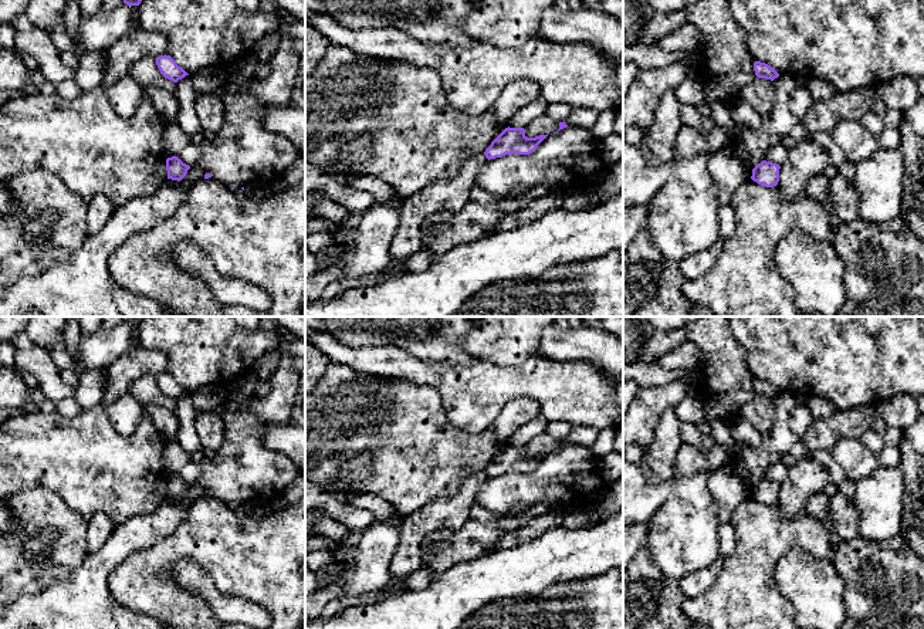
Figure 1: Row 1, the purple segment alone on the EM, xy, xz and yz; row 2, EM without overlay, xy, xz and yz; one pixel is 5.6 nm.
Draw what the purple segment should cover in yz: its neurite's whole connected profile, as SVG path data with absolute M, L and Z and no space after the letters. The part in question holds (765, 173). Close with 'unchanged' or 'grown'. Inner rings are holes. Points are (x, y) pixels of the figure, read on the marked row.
M762 160L752 169L751 179L761 186L774 187L779 182L779 169L779 165Z; unchanged

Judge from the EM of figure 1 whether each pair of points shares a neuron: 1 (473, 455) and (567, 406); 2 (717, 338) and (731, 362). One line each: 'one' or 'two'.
1: two
2: one

